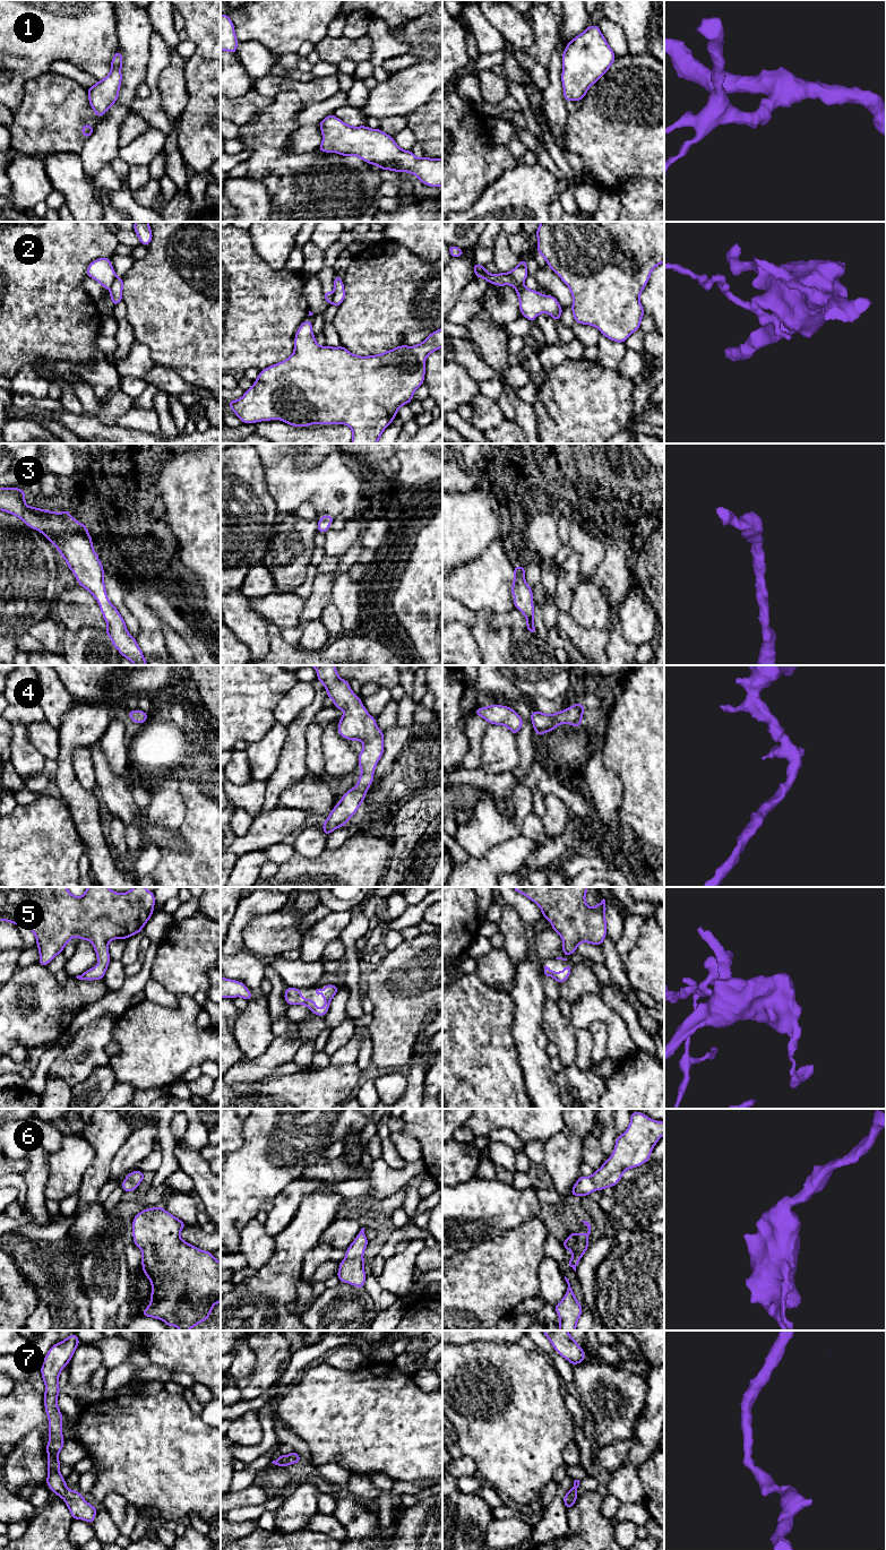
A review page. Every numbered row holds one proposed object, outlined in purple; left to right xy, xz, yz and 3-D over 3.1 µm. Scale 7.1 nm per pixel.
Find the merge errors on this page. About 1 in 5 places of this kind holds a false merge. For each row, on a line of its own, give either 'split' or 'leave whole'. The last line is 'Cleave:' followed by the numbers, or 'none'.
1: leave whole
2: split
3: leave whole
4: leave whole
5: leave whole
6: leave whole
7: leave whole
Cleave: 2

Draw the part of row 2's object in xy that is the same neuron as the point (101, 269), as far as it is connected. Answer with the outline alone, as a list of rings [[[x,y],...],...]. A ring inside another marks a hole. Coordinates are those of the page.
[[[109,257],[93,260],[87,267],[86,275],[98,282],[104,289],[110,289],[115,278],[115,272]]]

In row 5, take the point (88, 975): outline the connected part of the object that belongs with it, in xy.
[[[0,887],[0,921],[24,924],[35,935],[40,953],[37,964],[46,966],[76,936],[92,942],[98,965],[76,976],[87,981],[104,979],[111,961],[109,942],[140,933],[154,906],[154,893],[145,887],[134,887],[121,894],[109,887],[87,887],[83,896],[74,896],[67,887]]]

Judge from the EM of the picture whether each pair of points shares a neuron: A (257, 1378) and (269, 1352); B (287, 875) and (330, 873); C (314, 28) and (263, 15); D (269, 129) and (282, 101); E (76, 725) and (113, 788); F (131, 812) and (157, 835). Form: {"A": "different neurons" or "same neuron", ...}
{"A": "same neuron", "B": "same neuron", "C": "same neuron", "D": "same neuron", "E": "different neurons", "F": "same neuron"}

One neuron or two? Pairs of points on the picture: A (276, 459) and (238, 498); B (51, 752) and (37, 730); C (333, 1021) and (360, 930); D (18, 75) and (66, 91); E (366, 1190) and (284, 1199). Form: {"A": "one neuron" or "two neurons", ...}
{"A": "two neurons", "B": "one neuron", "C": "two neurons", "D": "two neurons", "E": "one neuron"}

